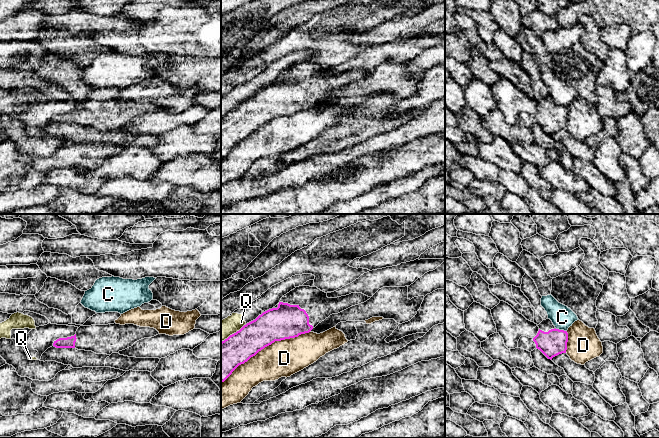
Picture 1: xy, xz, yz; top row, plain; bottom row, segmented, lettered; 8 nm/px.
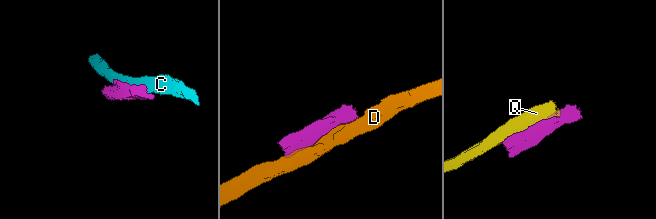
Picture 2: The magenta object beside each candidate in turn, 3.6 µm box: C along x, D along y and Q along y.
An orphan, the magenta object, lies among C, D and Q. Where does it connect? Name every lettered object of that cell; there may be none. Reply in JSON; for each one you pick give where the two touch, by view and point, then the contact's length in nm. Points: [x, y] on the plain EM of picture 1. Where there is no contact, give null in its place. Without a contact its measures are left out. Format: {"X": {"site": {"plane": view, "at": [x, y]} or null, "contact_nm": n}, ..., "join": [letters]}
{"join": []}

